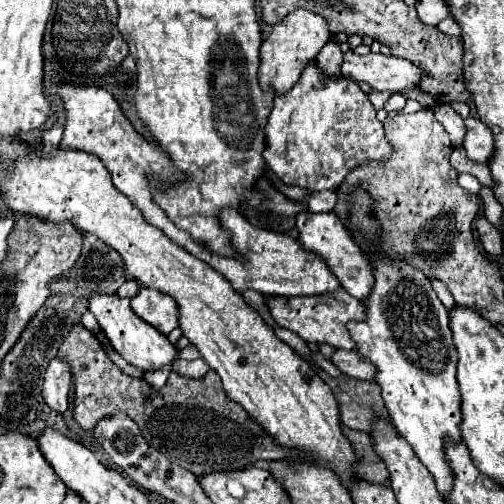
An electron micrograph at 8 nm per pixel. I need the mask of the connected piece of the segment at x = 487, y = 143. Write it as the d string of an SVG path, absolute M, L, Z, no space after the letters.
M467 118L465 126L467 134L463 140L463 148L467 150L467 158L477 164L487 164L495 152L495 140L491 128L475 118Z

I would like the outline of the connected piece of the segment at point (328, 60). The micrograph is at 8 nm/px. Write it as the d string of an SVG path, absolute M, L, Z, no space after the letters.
M329 40L329 42L321 48L321 52L319 52L319 56L317 56L317 62L319 62L319 66L321 66L321 70L323 70L325 74L329 74L329 76L339 76L339 72L341 72L341 62L343 62L343 52L341 52L341 48L339 48L339 42L337 42L337 40Z

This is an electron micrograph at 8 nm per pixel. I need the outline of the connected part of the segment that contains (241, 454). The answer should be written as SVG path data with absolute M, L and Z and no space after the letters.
M83 324L73 326L73 330L67 334L67 340L63 340L63 344L59 346L59 356L65 358L73 368L73 378L75 378L73 416L83 430L93 430L97 420L113 416L117 412L125 412L127 416L131 416L133 422L137 422L139 430L145 434L149 444L153 444L153 448L167 452L169 460L173 460L175 464L179 464L185 470L193 472L195 476L203 476L203 474L211 474L211 472L237 472L241 468L255 464L257 460L271 462L271 460L281 460L281 456L287 458L287 456L295 454L295 450L285 450L285 448L277 446L273 442L273 438L267 436L267 432L251 420L251 416L241 408L241 404L229 400L229 396L223 390L221 378L213 370L209 370L199 380L185 378L185 376L179 376L177 372L171 372L163 390L153 390L145 380L137 380L137 378L123 374L109 360L101 342L95 338L95 334L89 332Z

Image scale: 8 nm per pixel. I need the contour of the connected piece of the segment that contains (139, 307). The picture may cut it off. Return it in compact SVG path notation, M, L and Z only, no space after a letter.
M141 288L131 298L131 308L139 318L155 326L161 334L169 334L173 328L177 328L177 304L171 296L159 290Z

